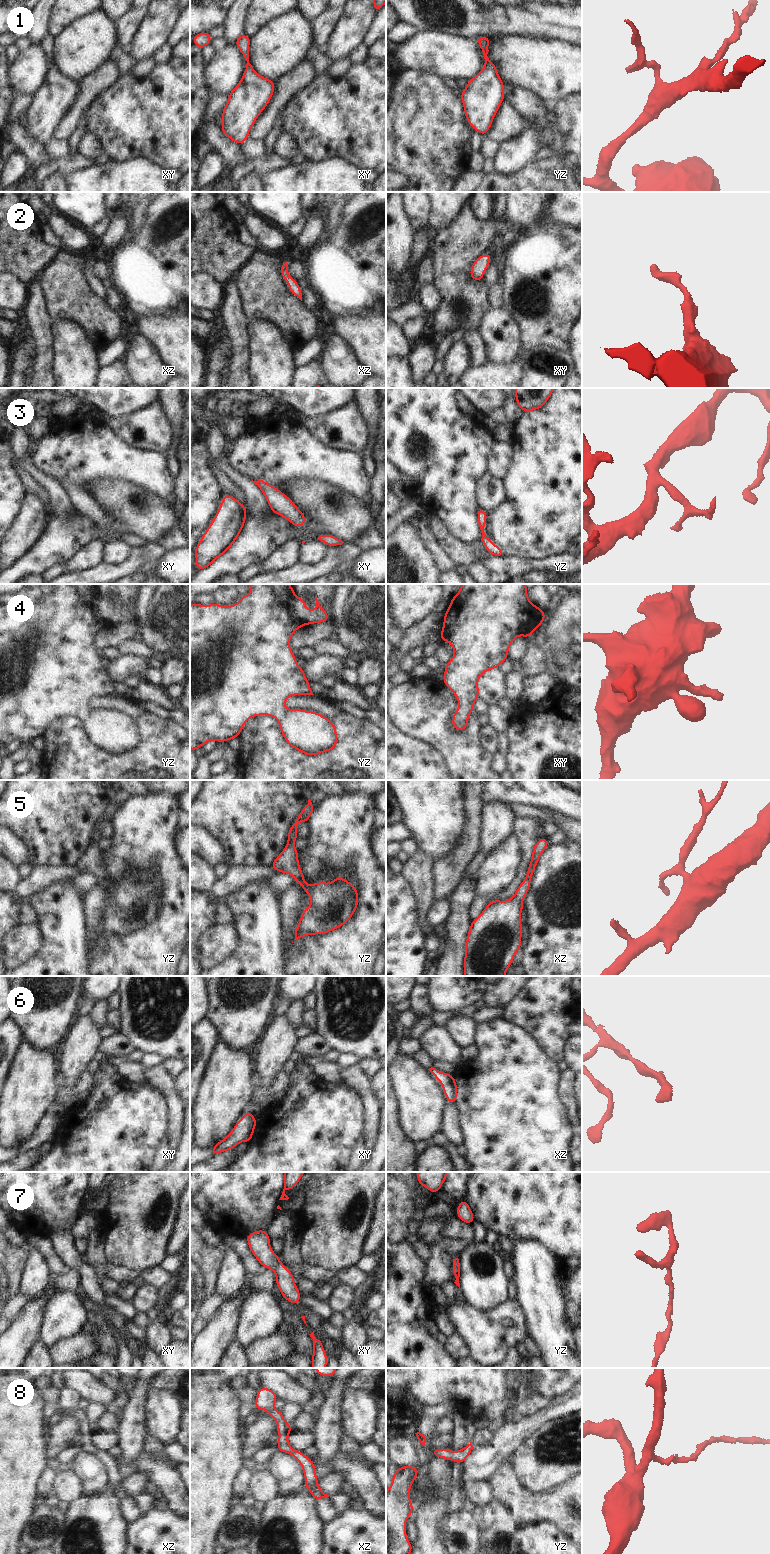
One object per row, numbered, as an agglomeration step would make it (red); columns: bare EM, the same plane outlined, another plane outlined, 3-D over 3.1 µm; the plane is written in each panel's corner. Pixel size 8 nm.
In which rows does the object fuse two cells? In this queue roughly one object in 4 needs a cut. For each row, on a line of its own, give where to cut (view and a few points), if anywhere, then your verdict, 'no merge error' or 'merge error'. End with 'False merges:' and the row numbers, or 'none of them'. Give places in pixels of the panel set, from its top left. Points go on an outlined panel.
1: no cut; no merge error
2: no cut; no merge error
3: no cut; no merge error
4: no cut; no merge error
5: no cut; no merge error
6: no cut; no merge error
7: no cut; no merge error
8: no cut; no merge error
False merges: none of them

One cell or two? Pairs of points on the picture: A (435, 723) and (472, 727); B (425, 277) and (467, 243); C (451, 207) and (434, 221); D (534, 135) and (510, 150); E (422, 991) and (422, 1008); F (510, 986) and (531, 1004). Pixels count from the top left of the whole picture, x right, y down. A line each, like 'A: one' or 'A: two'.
A: one
B: two
C: one
D: one
E: one
F: two

